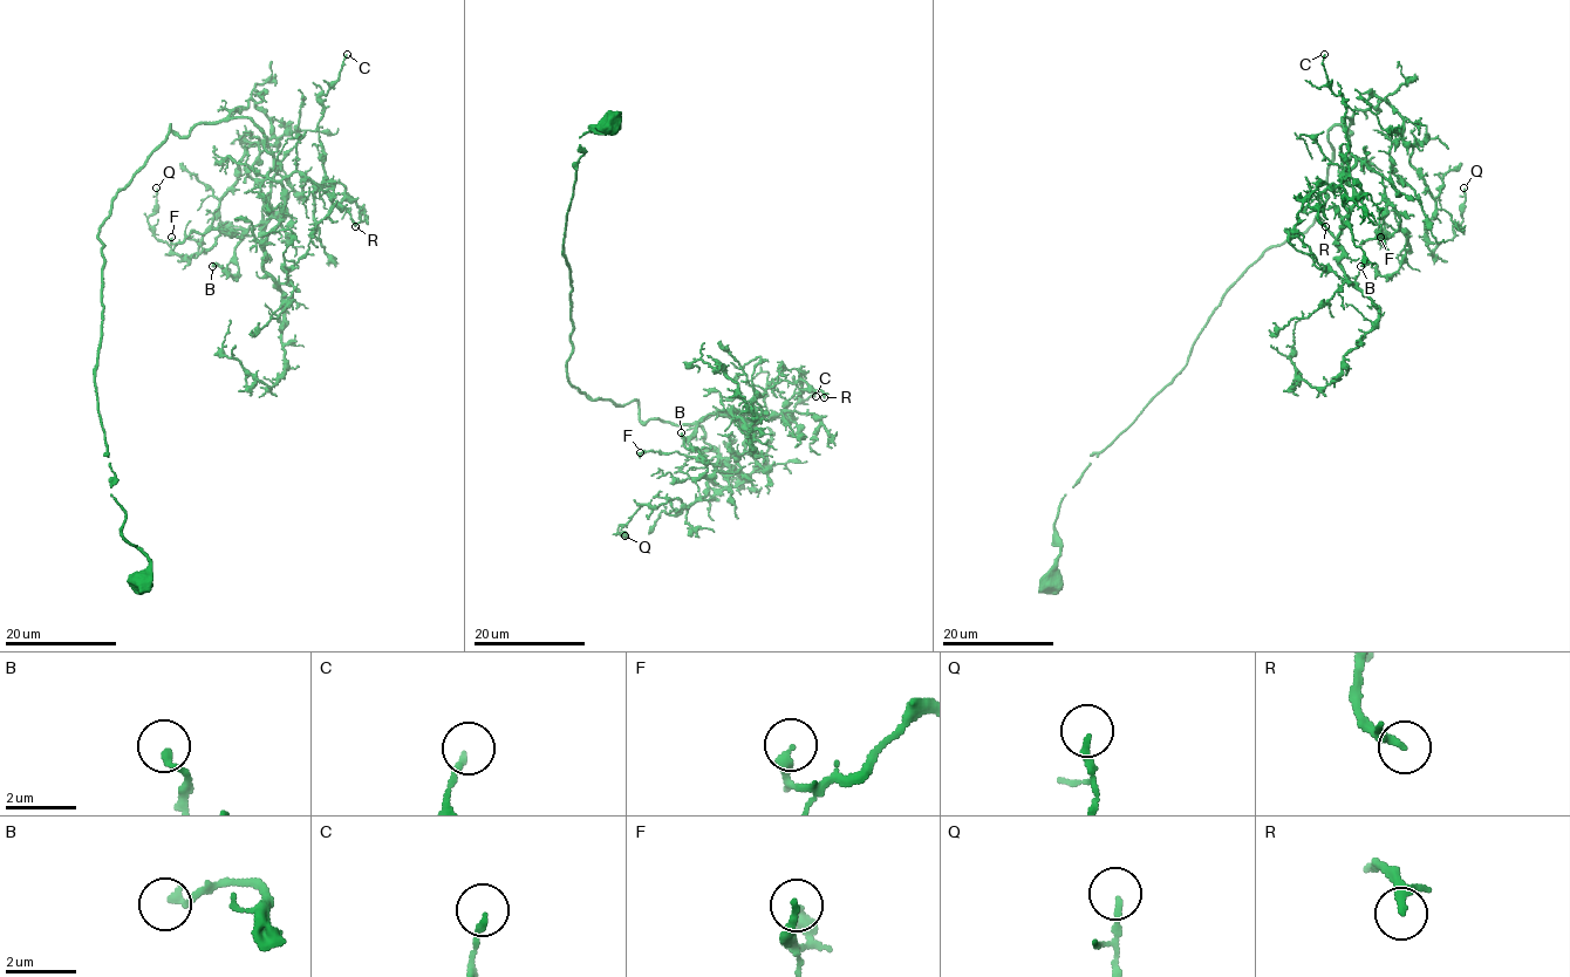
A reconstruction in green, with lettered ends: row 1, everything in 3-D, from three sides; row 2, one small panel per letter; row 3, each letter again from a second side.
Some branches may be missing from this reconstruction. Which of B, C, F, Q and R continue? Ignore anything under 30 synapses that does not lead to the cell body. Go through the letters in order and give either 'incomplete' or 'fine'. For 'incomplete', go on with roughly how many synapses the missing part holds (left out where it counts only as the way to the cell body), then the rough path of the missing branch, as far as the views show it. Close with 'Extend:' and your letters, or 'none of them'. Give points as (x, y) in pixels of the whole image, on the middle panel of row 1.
B: fine
C: fine
F: fine
Q: fine
R: fine
Extend: none of them

